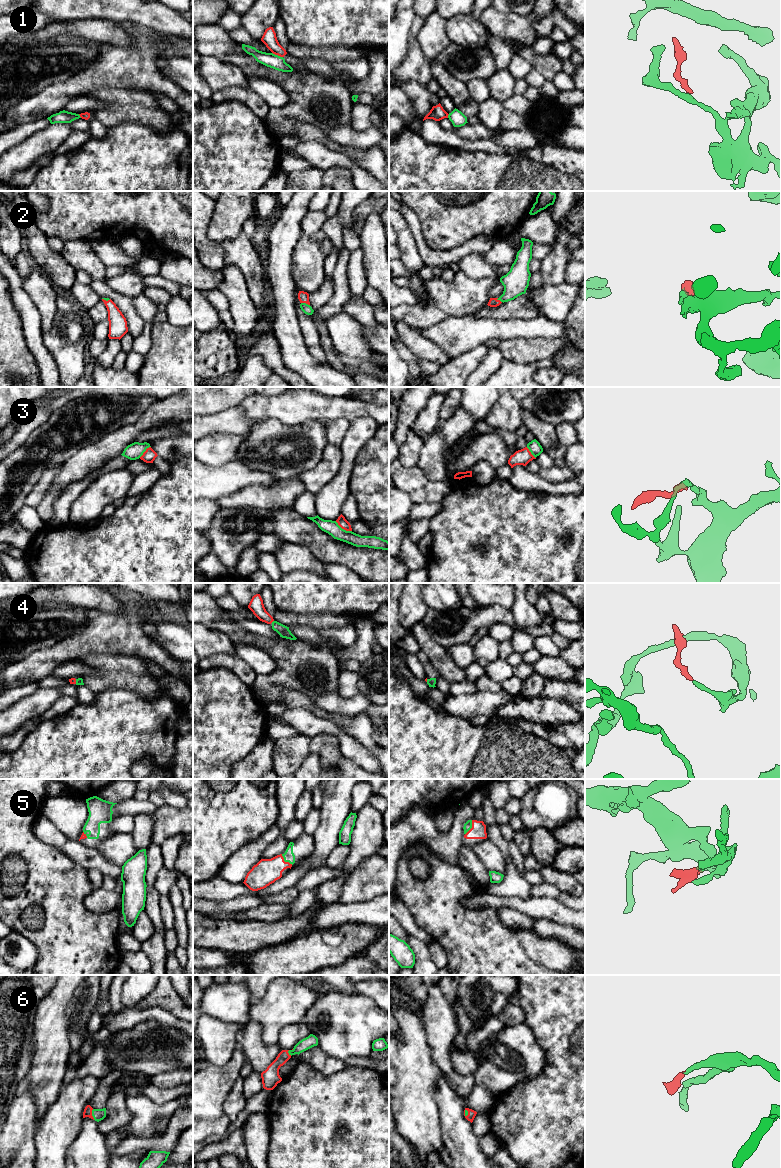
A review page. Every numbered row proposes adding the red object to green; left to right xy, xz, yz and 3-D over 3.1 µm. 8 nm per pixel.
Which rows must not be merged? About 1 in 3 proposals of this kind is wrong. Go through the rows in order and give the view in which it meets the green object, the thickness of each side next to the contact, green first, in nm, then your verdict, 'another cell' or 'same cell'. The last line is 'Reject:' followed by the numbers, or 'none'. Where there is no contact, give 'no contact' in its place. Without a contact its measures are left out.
1: meets green in xz; 120 nm thick on the green side, 120 nm on the other; another cell
2: meets green in xz; 80 nm thick on the green side, 90 nm on the other; same cell
3: meets green in xz; 110 nm thick on the green side, 80 nm on the other; another cell
4: meets green in xy; 60 nm thick on the green side, 50 nm on the other; same cell
5: meets green in xz; 90 nm thick on the green side, 200 nm on the other; same cell
6: meets green in xy; 100 nm thick on the green side, 70 nm on the other; same cell
Reject: 1, 3

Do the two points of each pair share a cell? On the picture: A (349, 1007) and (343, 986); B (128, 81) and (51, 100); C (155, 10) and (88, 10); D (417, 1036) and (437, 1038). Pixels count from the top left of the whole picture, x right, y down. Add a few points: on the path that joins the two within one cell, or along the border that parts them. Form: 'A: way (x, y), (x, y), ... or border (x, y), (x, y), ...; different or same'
A: border (335, 989), (344, 993), (355, 994); different
B: way (109, 79), (88, 79), (70, 89); same
C: way (138, 10), (105, 10); same
D: border (420, 1016), (427, 1042), (432, 1050), (433, 1060); different

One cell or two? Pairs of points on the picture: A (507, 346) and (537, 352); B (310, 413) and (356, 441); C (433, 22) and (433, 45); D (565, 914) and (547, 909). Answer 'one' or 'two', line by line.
A: one
B: two
C: one
D: one

